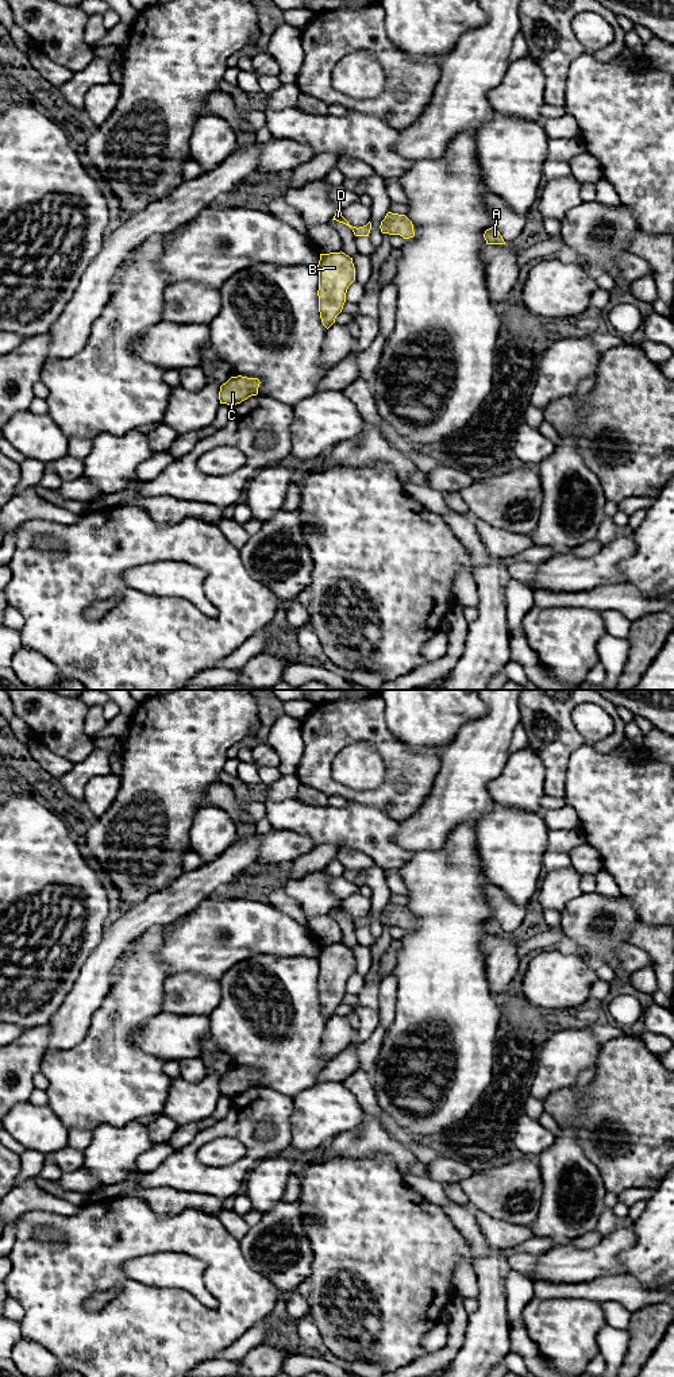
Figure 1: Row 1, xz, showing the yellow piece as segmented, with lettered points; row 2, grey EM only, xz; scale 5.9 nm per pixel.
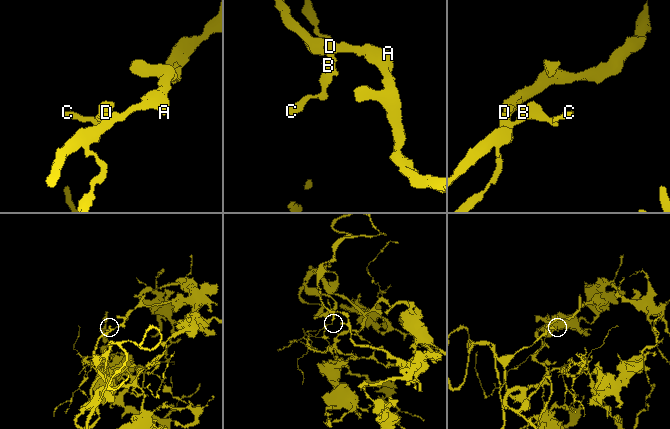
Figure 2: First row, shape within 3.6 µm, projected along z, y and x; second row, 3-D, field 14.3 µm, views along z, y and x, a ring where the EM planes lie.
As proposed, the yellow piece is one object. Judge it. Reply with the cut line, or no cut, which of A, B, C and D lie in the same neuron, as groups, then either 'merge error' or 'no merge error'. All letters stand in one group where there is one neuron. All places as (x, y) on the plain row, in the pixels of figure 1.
cut none; groups A B C D; no merge error

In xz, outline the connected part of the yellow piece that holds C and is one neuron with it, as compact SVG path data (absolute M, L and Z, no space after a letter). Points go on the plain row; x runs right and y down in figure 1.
M242 1066L231 1068L226 1075L220 1077L220 1095L234 1098L251 1087L257 1087L259 1075L261 1073L258 1069L247 1069Z

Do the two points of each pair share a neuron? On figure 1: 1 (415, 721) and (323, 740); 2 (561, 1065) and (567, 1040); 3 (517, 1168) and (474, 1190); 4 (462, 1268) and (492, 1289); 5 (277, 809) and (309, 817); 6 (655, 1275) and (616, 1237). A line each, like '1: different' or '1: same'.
1: different
2: same
3: same
4: different
5: same
6: different

